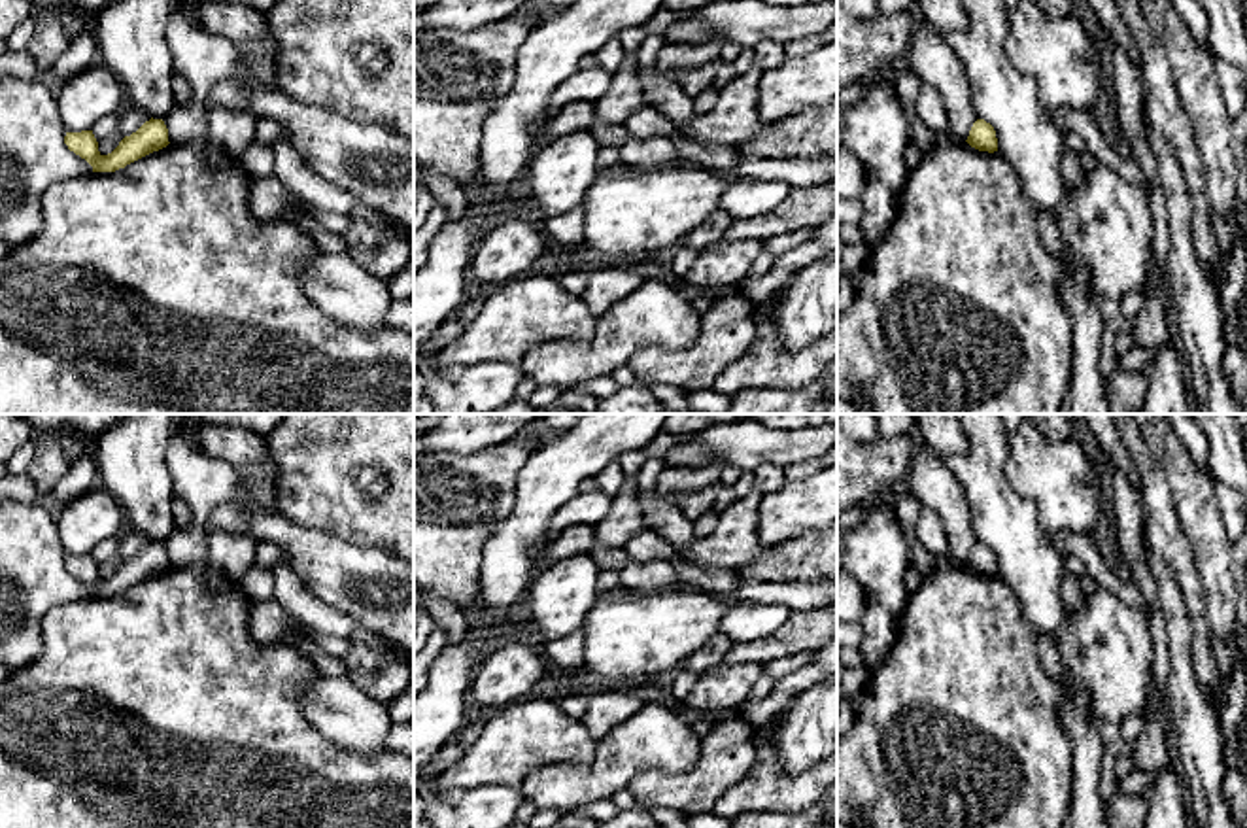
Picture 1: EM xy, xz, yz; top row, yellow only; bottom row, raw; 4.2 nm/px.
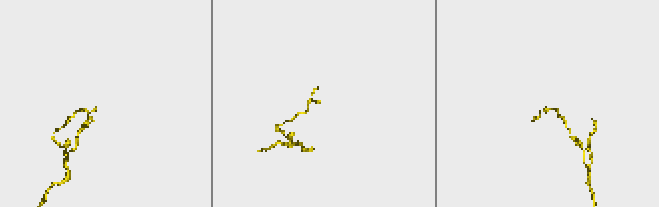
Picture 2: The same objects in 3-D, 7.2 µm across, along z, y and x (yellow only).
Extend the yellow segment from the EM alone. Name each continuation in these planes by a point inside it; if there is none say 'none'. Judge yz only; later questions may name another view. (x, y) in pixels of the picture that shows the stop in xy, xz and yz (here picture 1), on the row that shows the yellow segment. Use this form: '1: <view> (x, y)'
none

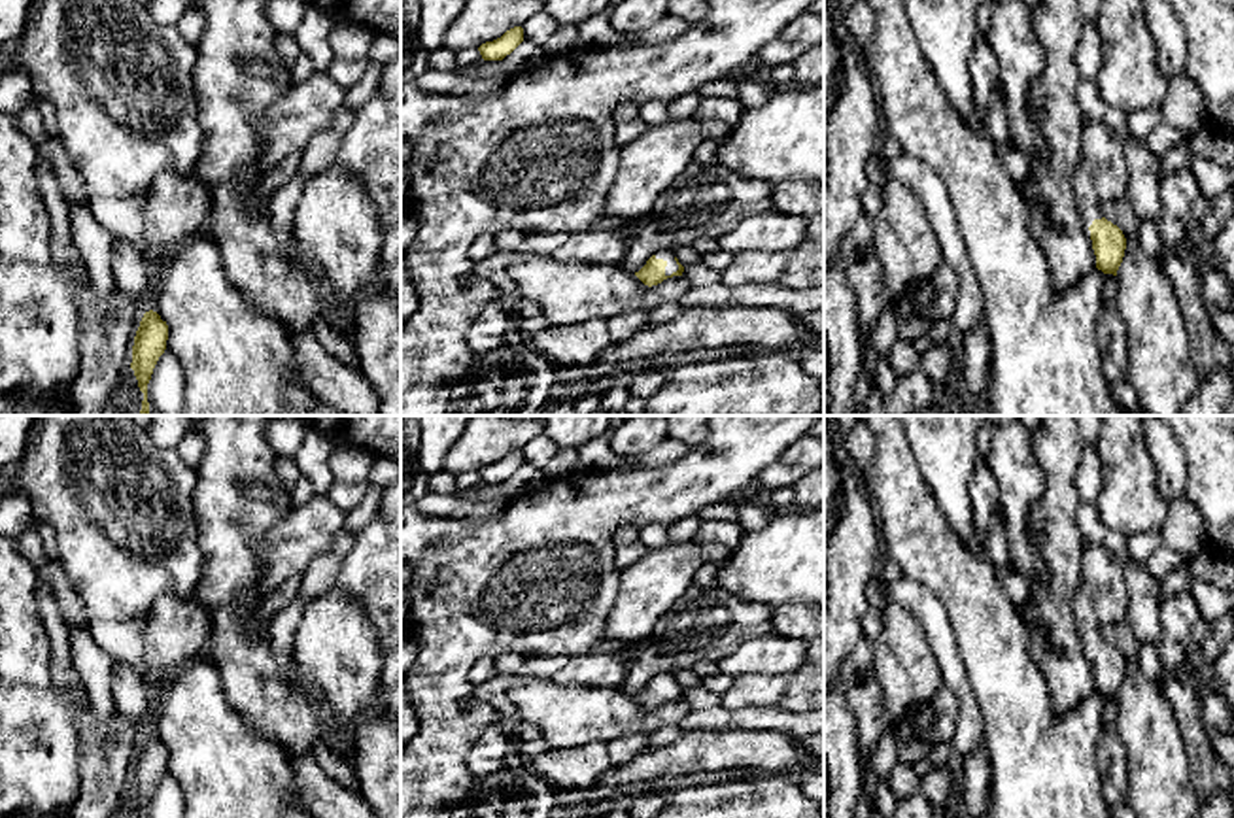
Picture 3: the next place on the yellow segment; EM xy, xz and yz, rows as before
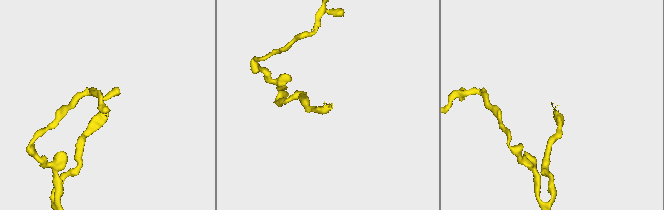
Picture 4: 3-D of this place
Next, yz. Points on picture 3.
1: yz (1102, 176)

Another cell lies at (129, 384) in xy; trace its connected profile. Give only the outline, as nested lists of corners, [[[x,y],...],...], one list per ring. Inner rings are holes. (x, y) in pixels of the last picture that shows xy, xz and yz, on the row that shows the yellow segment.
[[[130,366],[127,368],[127,372],[121,380],[119,391],[127,395],[129,410],[134,414],[140,414],[144,393],[140,391],[138,380],[136,380],[134,370]]]

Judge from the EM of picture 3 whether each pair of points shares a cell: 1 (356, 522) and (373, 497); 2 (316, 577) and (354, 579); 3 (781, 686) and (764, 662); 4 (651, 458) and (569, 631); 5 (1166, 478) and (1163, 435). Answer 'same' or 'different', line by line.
1: same
2: different
3: different
4: different
5: same

